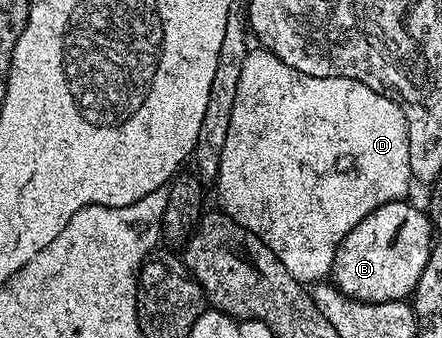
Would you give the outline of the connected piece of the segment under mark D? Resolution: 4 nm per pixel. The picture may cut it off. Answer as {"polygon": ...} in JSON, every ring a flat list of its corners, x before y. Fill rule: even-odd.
{"polygon":[[264,50,250,51,249,57,243,62,243,70,239,70,239,90,235,90,235,106,231,109,231,126,227,126,227,142,223,146,223,158,219,162,219,170,217,171,217,179,215,187,217,187,217,196,221,199,219,204,220,211,230,216,235,222,239,222,239,226,243,226,251,234,255,234,261,239,266,246,275,254,275,258,279,258,279,262,283,262,283,266,287,266,287,274,291,274,296,280,302,282,321,282,332,273,333,263,335,262,335,254,337,247,343,242,343,238,347,234,351,234,351,230,355,230,355,226,359,226,359,222,363,222,363,218,367,218,367,214,371,214,371,210,375,210,379,206,383,206,387,202,395,202,396,200,404,200,410,194,409,184,414,183,411,174,411,154,409,153,409,139,407,138,407,122,401,107,391,98,387,98,383,94,379,94,375,90,371,90,371,86,365,86,365,120,349,120,349,82,351,78,343,78,342,76,328,76,327,78,319,78,318,76,305,76,302,72,297,72,291,66,287,66,287,62,283,62,274,52]]}

